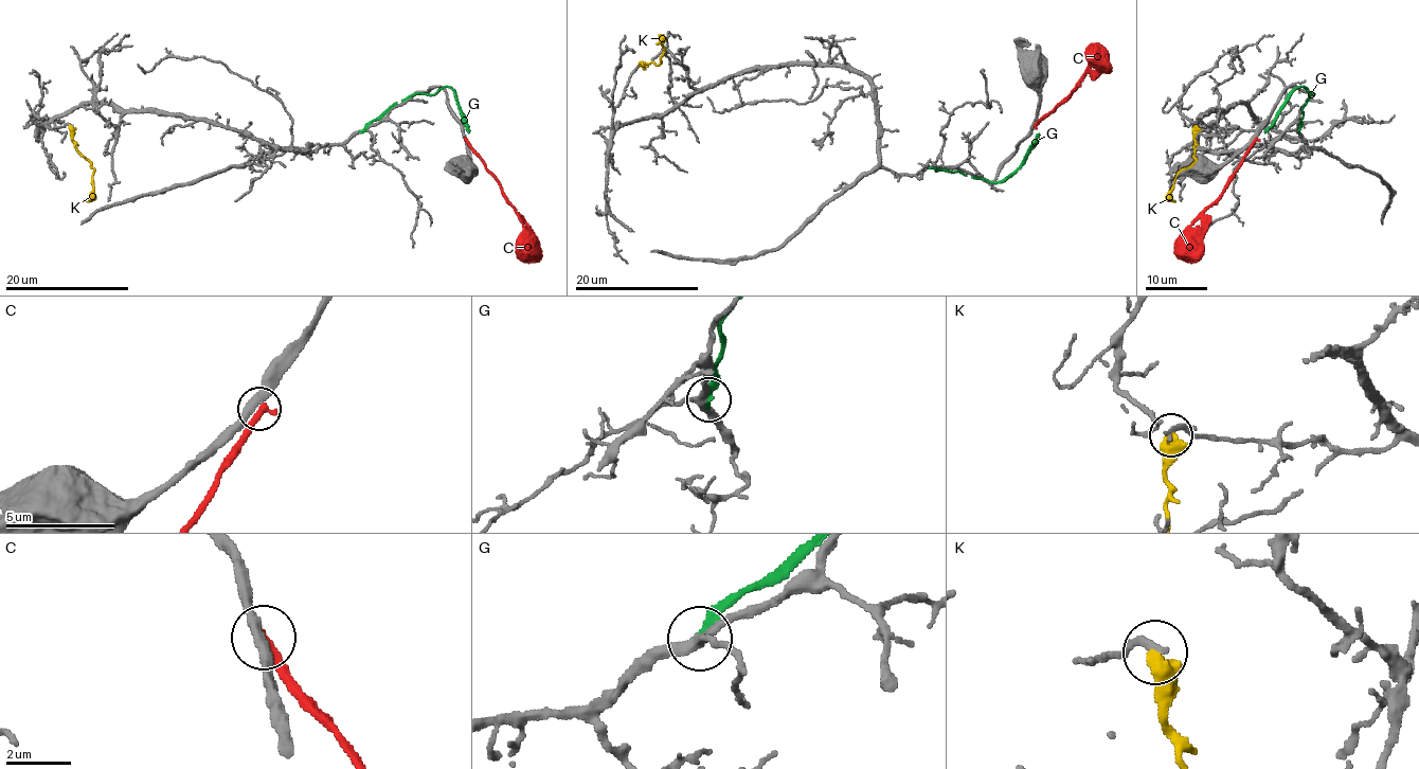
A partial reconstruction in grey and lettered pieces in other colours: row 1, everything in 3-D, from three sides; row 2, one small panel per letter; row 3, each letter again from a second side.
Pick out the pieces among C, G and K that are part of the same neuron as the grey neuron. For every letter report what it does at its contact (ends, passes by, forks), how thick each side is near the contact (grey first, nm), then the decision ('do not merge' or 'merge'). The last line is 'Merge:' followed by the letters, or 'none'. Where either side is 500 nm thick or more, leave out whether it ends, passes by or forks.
C: it ends there; 360 nm thick on the grey side, 360 nm on the other; do not merge
G: it ends there; 260 nm thick on the grey side, 320 nm on the other; do not merge
K: 240 nm thick on the grey side, 550 nm on the other; do not merge
Merge: none

